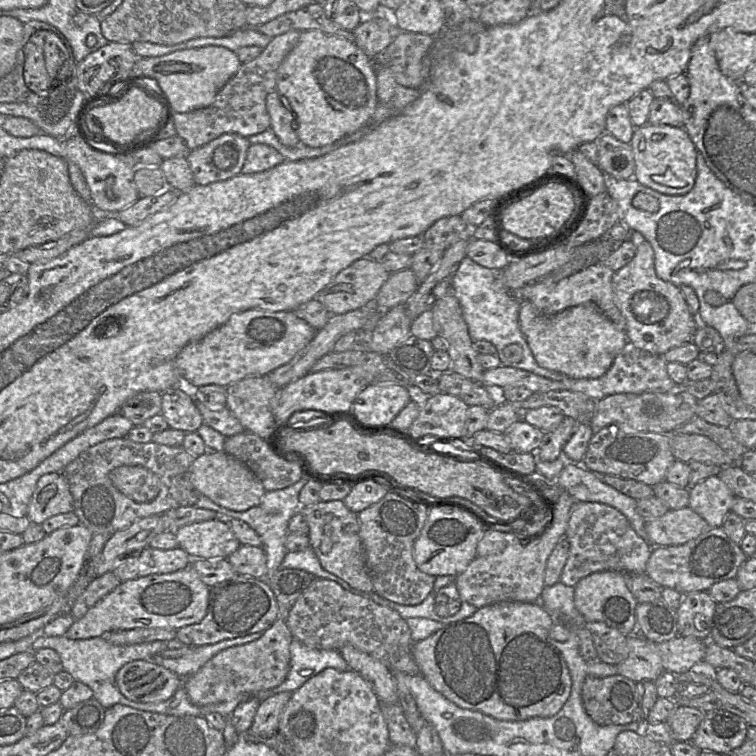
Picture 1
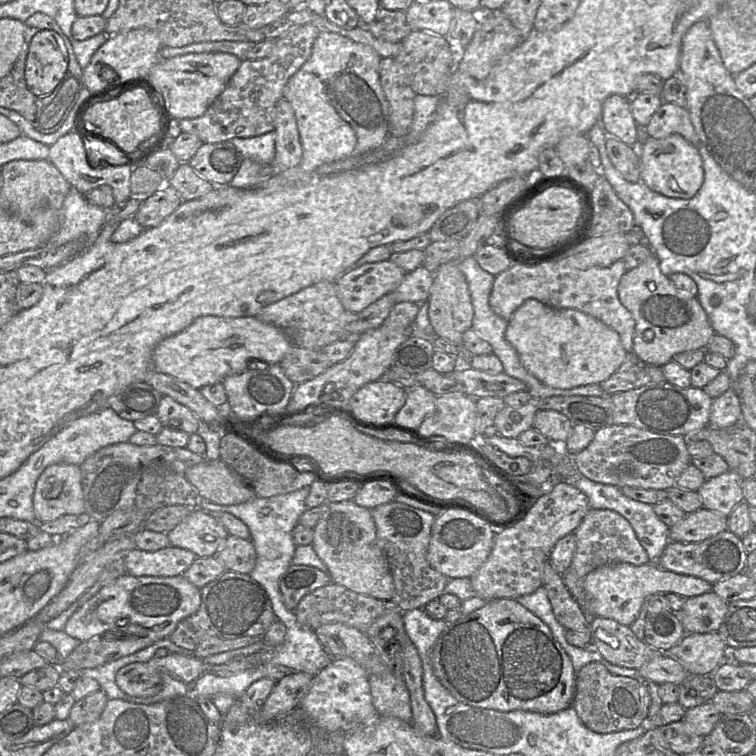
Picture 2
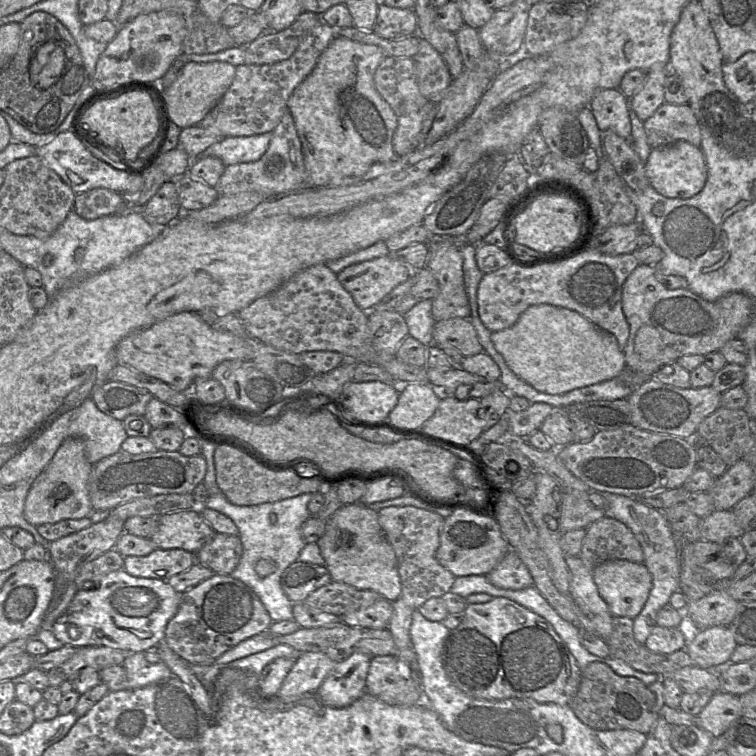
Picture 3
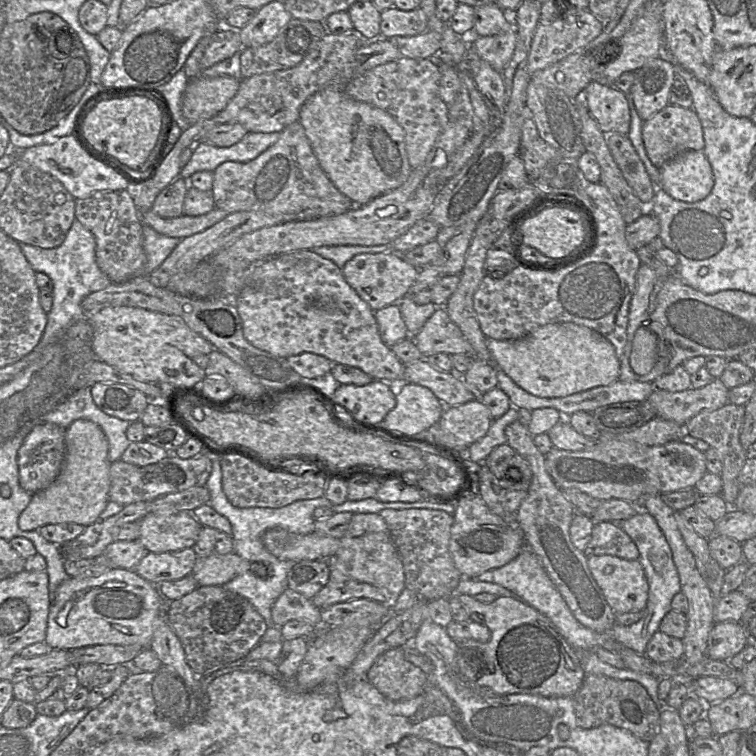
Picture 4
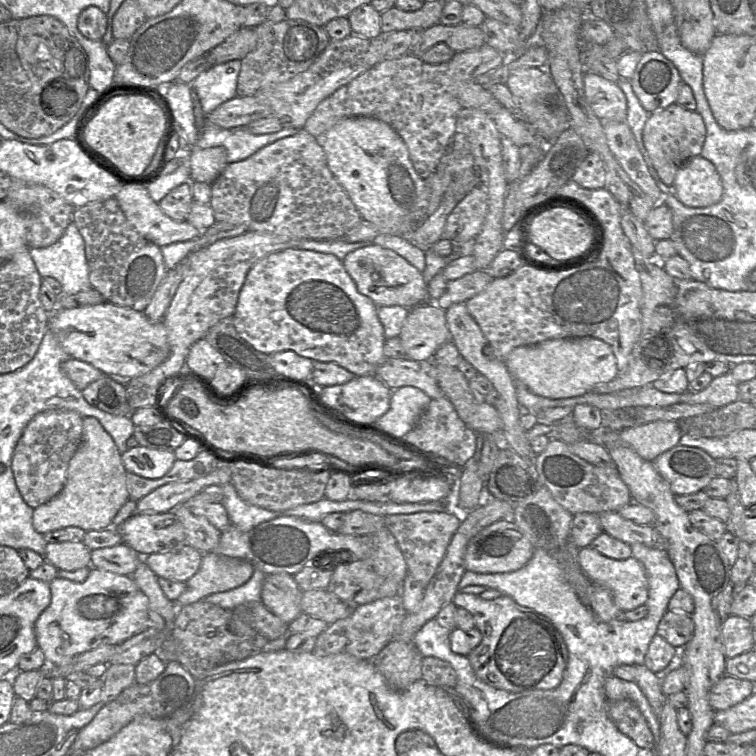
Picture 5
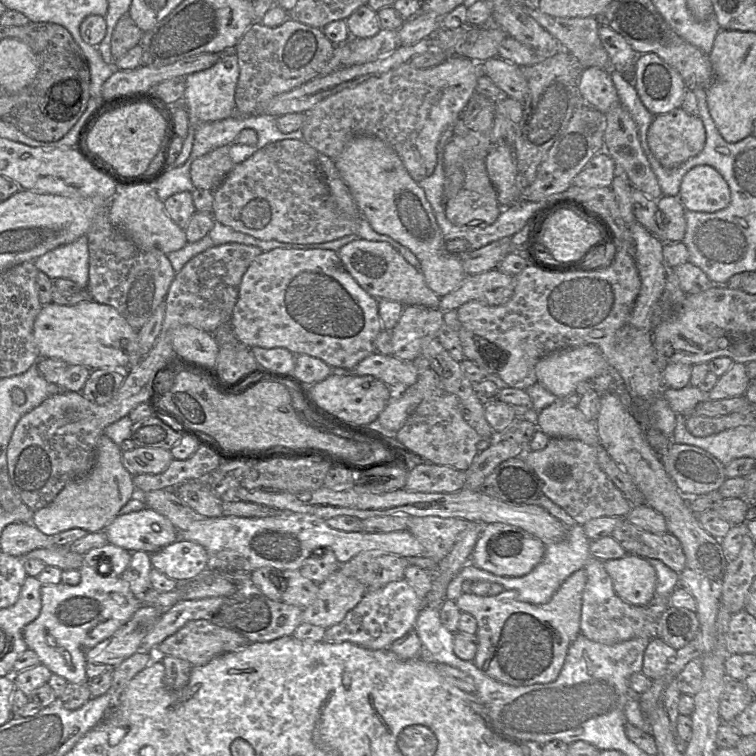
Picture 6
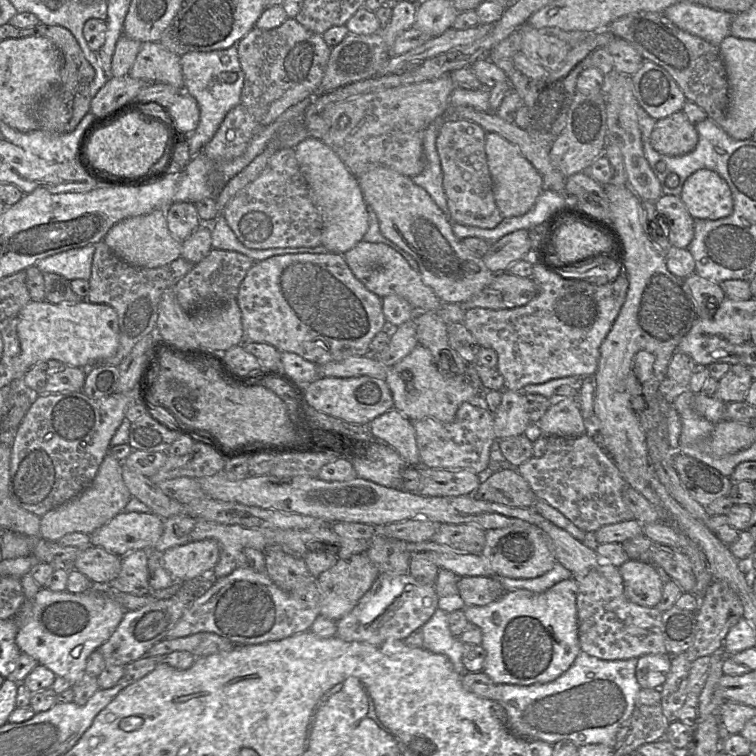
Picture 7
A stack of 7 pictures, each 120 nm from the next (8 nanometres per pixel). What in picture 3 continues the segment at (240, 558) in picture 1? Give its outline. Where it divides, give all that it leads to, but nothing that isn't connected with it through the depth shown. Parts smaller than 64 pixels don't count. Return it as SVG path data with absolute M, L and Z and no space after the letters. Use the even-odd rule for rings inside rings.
M215 533L195 555L196 561L211 569L214 574L230 575L243 553L238 536Z

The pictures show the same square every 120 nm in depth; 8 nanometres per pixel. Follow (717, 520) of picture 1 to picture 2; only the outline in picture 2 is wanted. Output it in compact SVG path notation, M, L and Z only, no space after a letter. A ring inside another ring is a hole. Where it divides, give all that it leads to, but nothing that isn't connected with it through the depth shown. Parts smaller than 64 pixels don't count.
M733 471L707 479L697 490L703 507L728 517L744 501L742 478Z

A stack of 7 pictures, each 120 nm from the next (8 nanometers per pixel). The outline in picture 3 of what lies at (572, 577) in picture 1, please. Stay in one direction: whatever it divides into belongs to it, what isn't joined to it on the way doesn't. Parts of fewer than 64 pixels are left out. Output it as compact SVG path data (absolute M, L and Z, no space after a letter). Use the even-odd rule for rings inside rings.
M602 517L586 529L580 557L590 567L609 561L643 563L643 551L632 531L622 522Z

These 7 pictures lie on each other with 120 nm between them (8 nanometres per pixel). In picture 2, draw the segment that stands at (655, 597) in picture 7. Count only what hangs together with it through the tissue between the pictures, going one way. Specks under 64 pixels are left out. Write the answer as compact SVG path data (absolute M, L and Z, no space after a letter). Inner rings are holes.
M624 562L599 566L584 577L583 587L586 591L585 614L589 618L595 616L610 618L626 626L630 626L636 620L644 602L653 594L672 592L689 598L712 590L712 584L701 578L668 571L658 566L657 563L651 562L639 566Z

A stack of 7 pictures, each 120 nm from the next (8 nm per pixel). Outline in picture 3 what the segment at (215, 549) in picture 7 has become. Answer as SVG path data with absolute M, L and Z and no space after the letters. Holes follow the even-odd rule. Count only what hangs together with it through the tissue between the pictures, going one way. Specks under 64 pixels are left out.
M157 548L146 556L125 557L123 569L132 576L168 581L195 562L196 555L189 551Z

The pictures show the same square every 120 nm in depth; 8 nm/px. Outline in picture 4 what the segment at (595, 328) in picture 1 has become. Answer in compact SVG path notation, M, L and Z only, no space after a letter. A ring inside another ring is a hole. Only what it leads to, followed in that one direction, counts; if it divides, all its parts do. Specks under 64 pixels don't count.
M572 322L546 324L514 340L486 338L495 362L519 387L541 398L559 398L595 387L607 386L619 378L620 360L603 335Z

